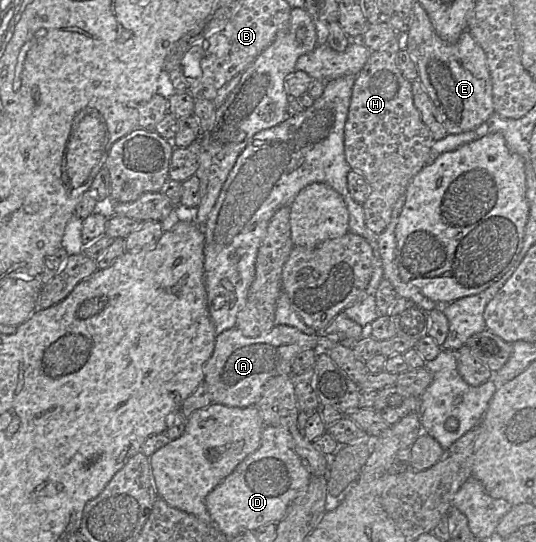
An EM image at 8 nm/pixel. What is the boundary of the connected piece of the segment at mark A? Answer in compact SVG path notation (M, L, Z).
M275 325L258 337L247 337L234 327L216 337L213 353L203 367L204 383L212 403L240 408L254 406L271 378L292 374L292 363L297 354L308 349L330 351L339 343L337 336L307 335L289 325Z

